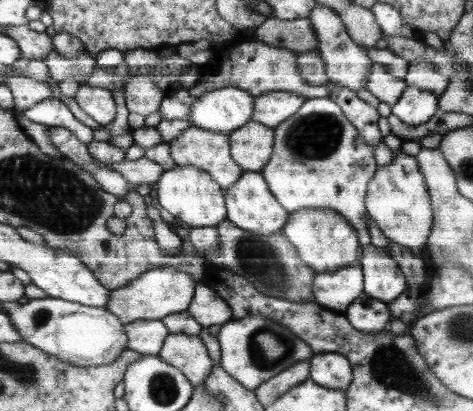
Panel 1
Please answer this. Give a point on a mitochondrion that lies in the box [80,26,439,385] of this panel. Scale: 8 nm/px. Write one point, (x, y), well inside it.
(316, 136)

